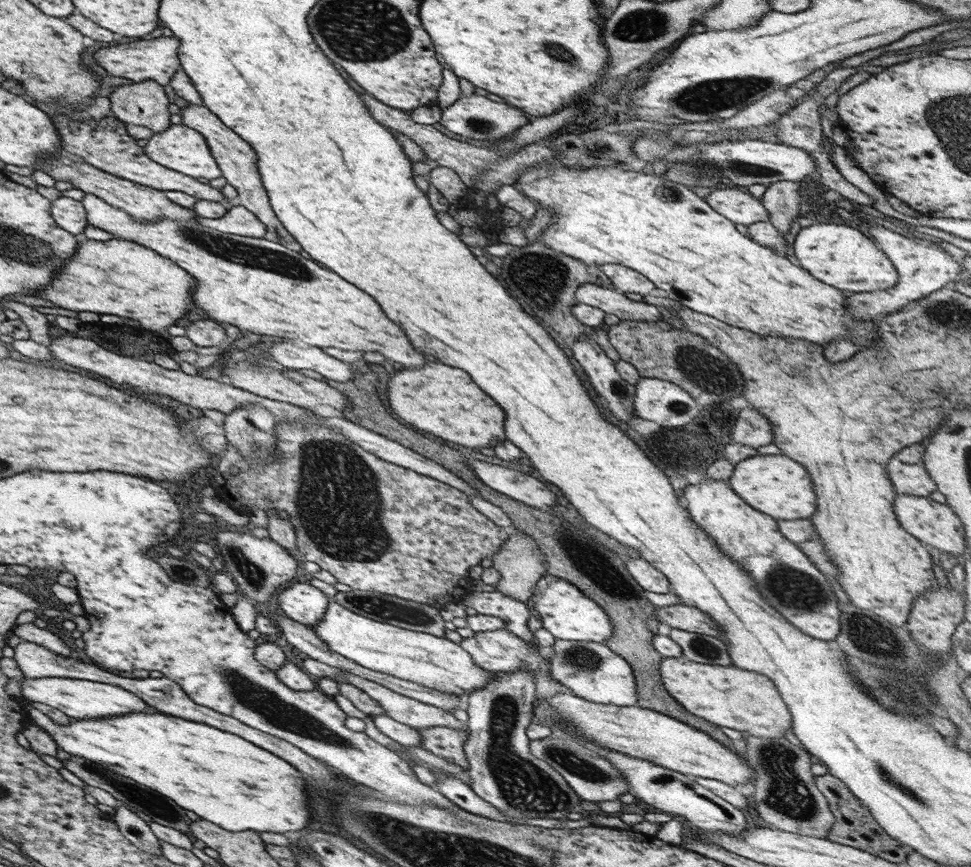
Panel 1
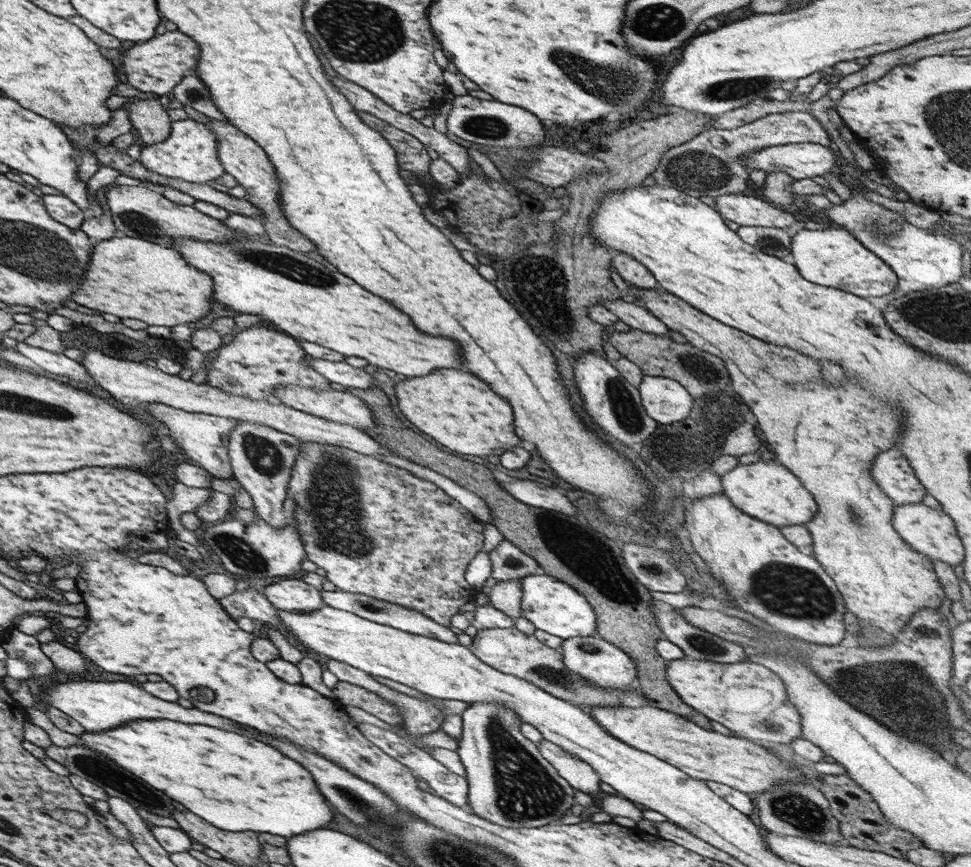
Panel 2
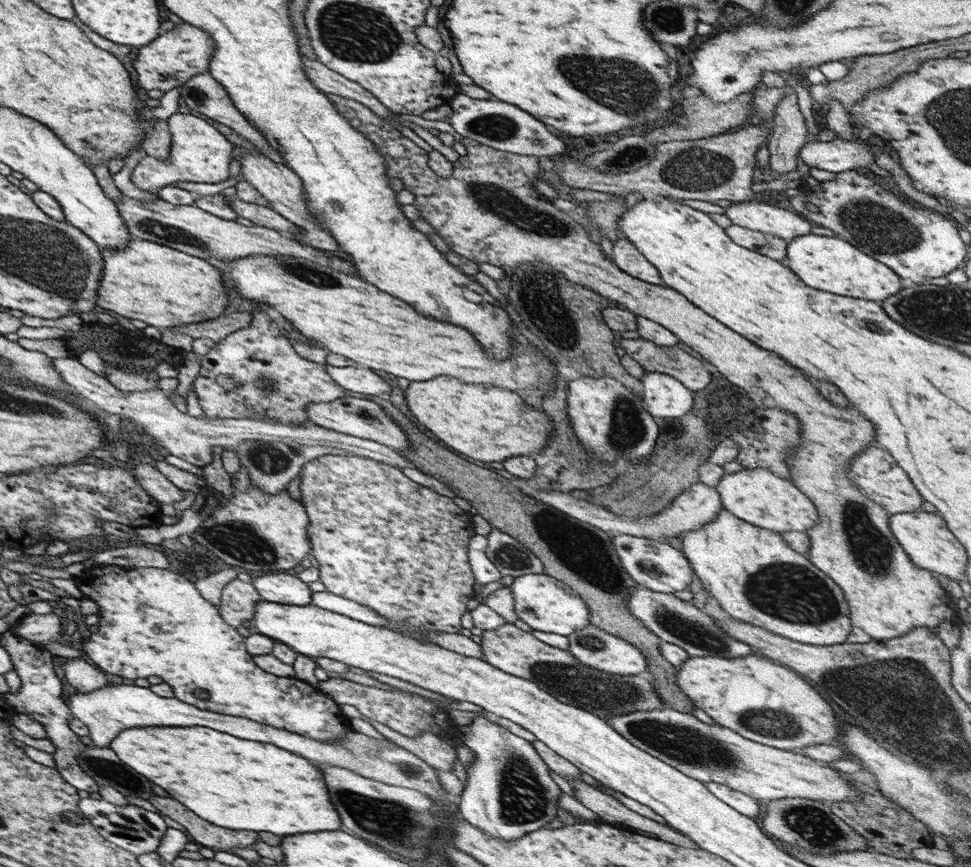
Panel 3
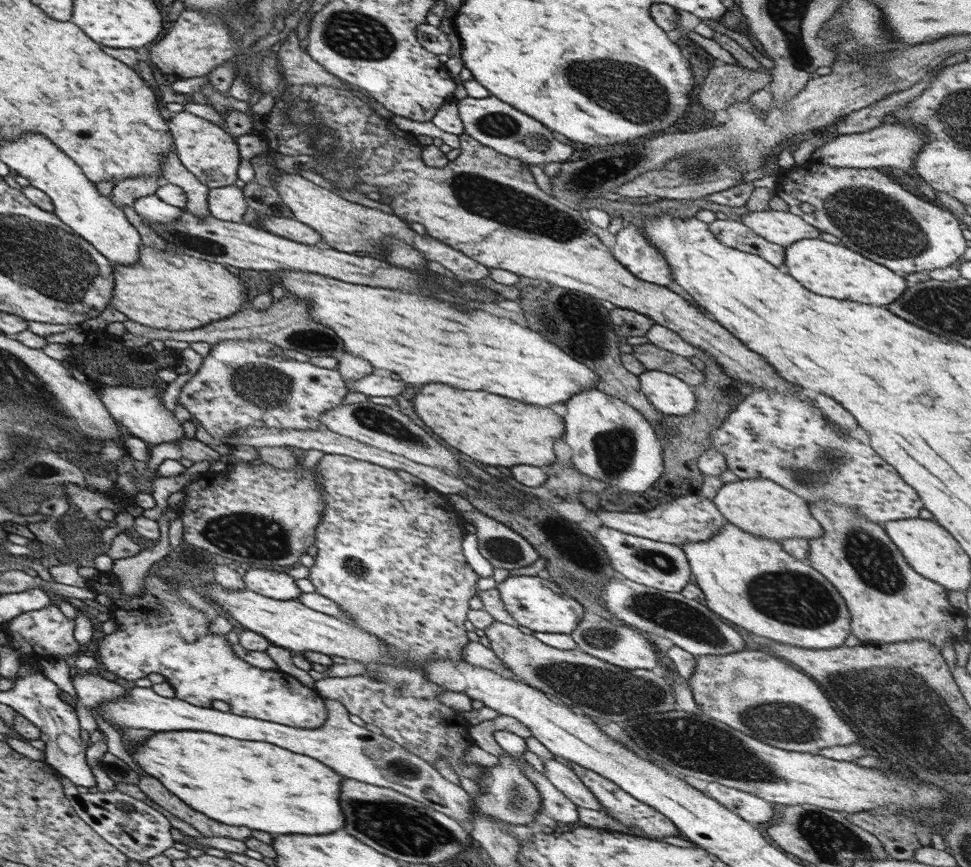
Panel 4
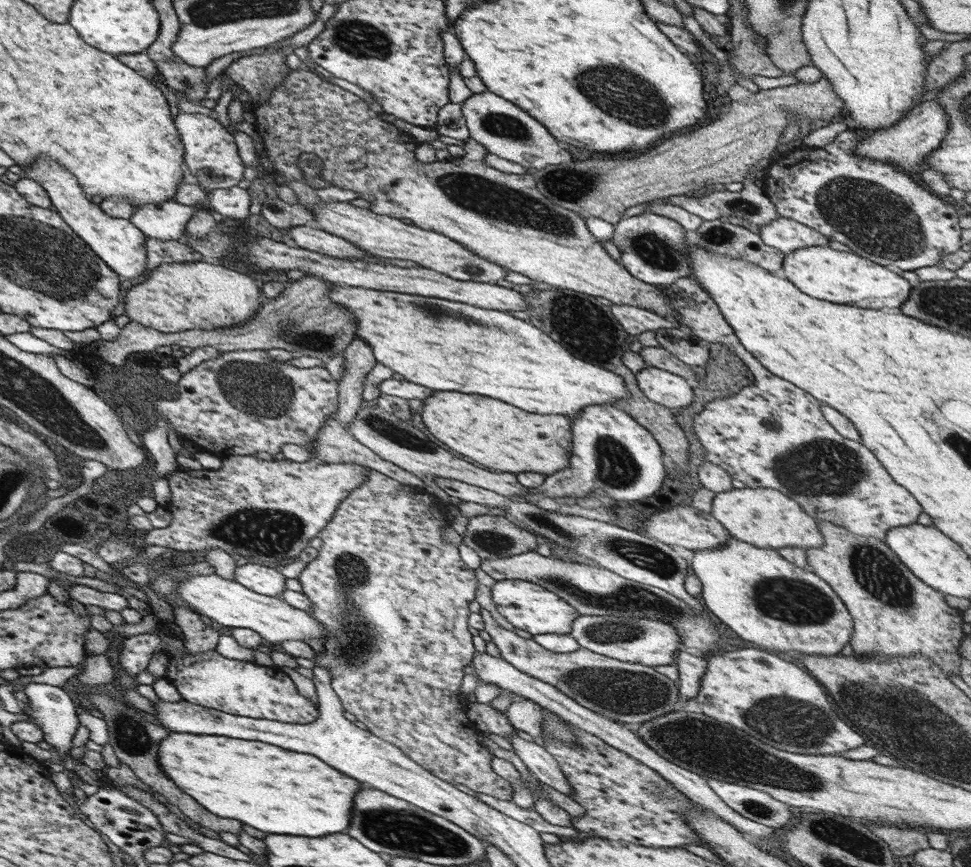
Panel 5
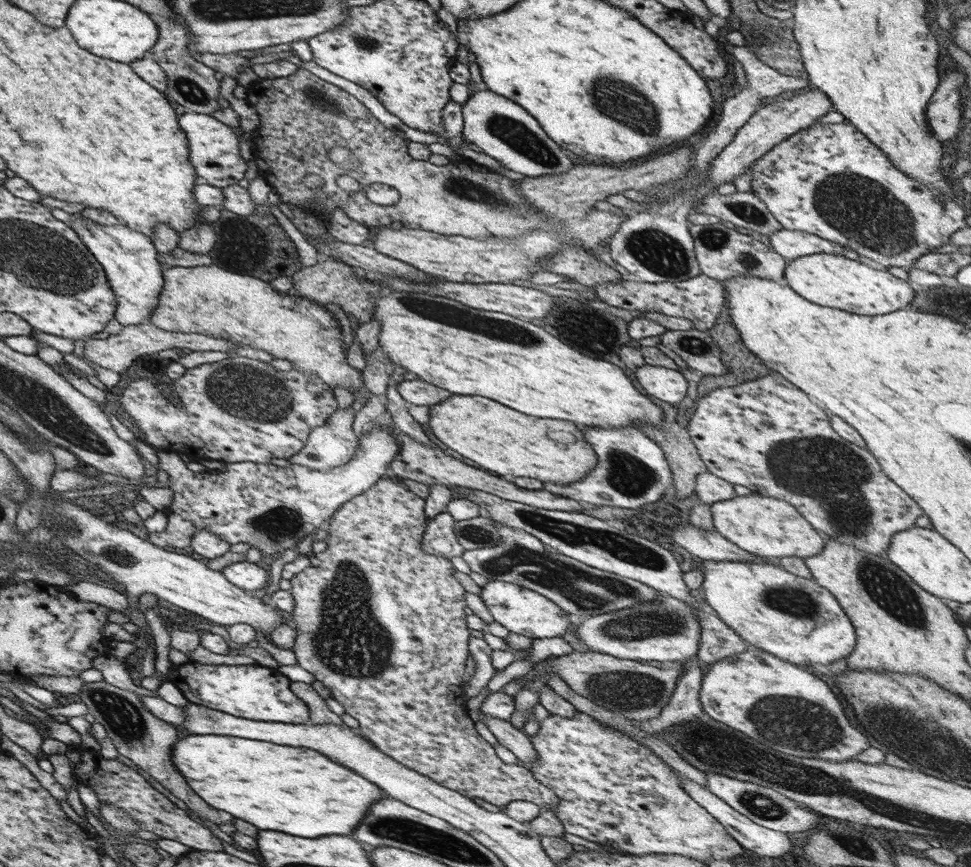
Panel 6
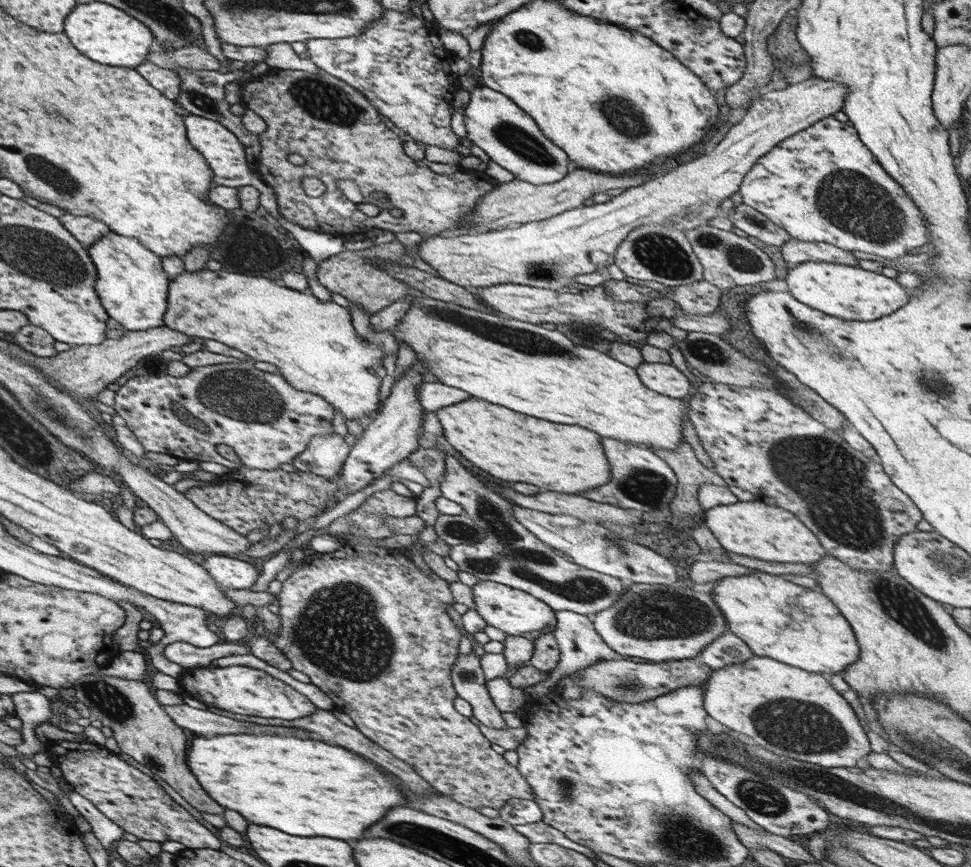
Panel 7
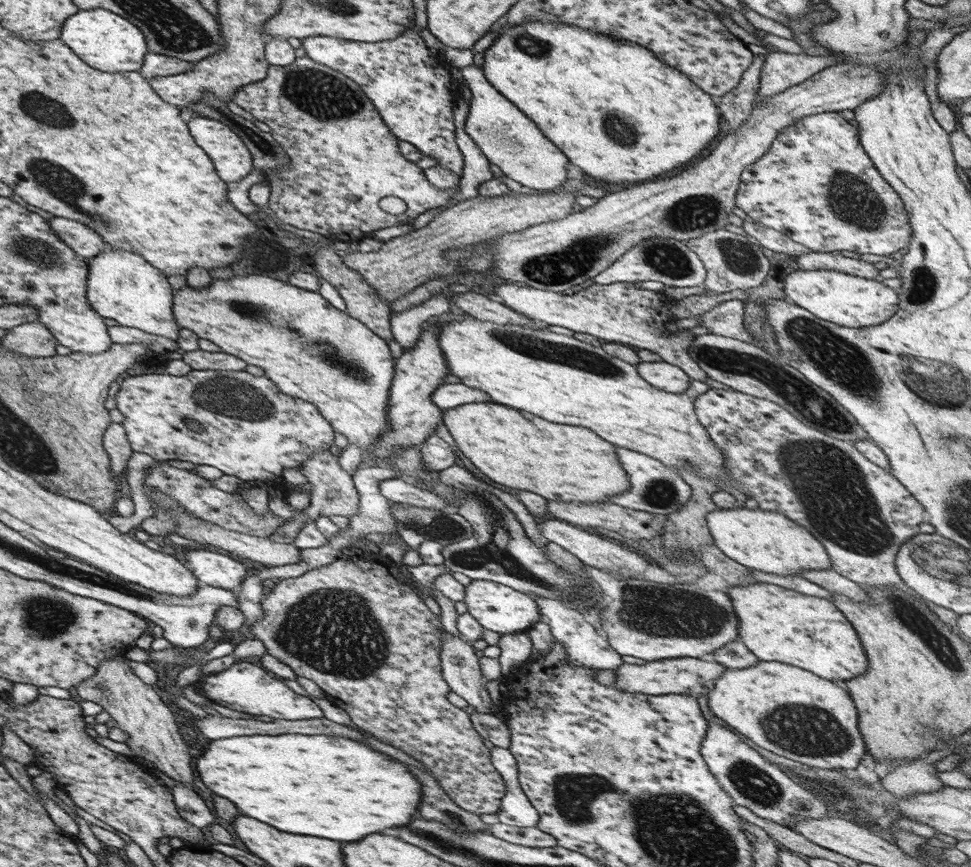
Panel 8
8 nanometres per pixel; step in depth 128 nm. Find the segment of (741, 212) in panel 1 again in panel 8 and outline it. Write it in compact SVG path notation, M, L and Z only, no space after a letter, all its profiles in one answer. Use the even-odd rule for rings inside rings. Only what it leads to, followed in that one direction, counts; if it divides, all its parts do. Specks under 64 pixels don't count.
M810 250L805 254L793 256L793 258L801 270L836 270L867 280L879 278L878 270L871 263L861 261L854 255Z

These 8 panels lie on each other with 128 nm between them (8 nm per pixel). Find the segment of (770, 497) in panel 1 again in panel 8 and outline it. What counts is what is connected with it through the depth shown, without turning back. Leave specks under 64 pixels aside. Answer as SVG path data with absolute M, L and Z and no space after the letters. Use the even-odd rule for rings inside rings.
M717 509L706 514L706 527L714 544L727 558L750 570L779 574L797 575L802 570L827 570L830 560L821 543L809 534L805 527L783 514L761 510Z

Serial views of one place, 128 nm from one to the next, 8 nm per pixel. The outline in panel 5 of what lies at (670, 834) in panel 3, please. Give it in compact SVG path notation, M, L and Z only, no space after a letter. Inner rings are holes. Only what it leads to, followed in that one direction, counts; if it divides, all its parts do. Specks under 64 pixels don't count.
M516 734L508 738L513 754L526 766L526 769L544 785L553 787L561 794L570 796L570 786L565 780L559 765L541 746L519 738Z

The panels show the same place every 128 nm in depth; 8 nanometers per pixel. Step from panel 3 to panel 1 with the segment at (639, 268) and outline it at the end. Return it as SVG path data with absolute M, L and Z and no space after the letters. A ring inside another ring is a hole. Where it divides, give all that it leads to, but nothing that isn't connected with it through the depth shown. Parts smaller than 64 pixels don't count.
M604 264L600 265L600 269L617 292L634 292L644 296L656 287L648 278L627 266Z

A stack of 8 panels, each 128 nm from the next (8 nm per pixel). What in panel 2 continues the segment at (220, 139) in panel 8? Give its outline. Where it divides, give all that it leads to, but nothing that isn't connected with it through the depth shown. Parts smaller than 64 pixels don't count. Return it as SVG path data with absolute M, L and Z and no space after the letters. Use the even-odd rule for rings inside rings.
M185 118L170 123L169 134L163 142L157 142L154 146L142 146L138 162L145 170L166 178L204 184L207 180L214 181L224 173L217 158L216 147L216 136L204 124Z

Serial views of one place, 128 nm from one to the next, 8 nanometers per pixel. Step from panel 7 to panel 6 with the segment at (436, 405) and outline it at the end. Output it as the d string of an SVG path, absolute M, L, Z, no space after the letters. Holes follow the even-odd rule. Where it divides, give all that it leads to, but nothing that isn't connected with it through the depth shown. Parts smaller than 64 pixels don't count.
M402 380L395 385L395 390L403 401L417 406L433 406L451 396L451 392L421 380Z

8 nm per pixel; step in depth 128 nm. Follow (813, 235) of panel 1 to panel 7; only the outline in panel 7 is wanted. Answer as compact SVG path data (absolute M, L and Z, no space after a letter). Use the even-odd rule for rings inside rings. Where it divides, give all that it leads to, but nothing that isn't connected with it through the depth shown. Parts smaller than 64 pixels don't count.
M813 260L800 262L788 269L784 278L788 293L805 304L835 318L858 322L877 321L901 308L909 296L894 278L856 266Z

